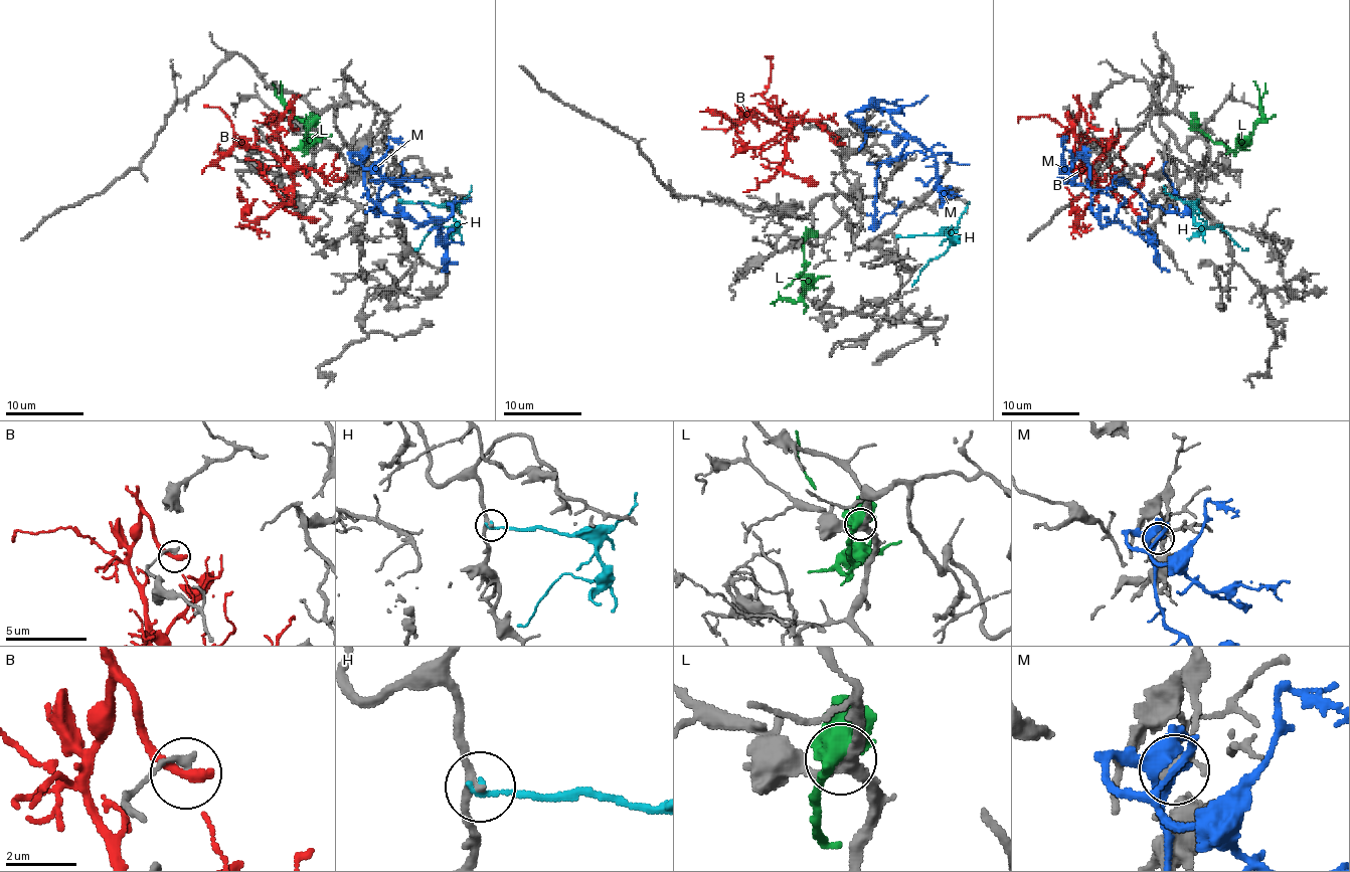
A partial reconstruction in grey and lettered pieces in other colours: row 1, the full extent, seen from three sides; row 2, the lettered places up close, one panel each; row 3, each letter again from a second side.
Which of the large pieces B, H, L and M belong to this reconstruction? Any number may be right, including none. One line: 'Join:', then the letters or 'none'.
Join: none

